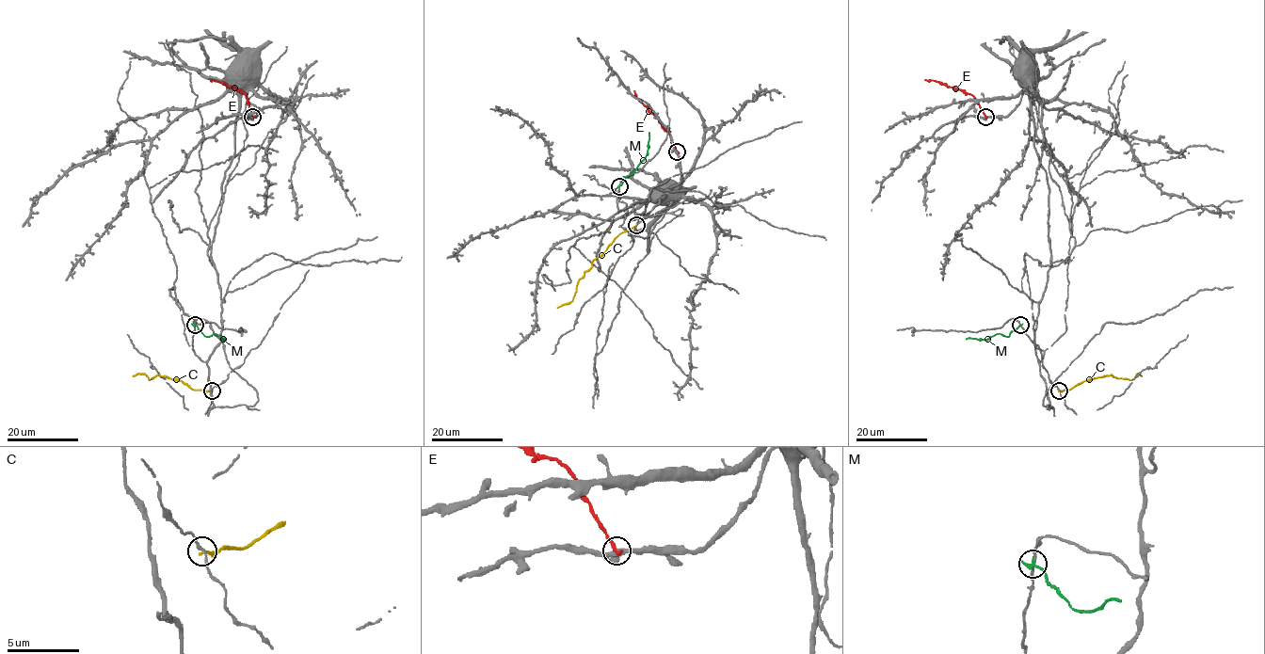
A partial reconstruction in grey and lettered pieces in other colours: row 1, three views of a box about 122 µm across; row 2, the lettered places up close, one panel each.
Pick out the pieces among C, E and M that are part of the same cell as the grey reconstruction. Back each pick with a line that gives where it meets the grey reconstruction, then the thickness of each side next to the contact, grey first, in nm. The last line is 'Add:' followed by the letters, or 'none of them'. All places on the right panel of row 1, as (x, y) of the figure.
Add: none of them

